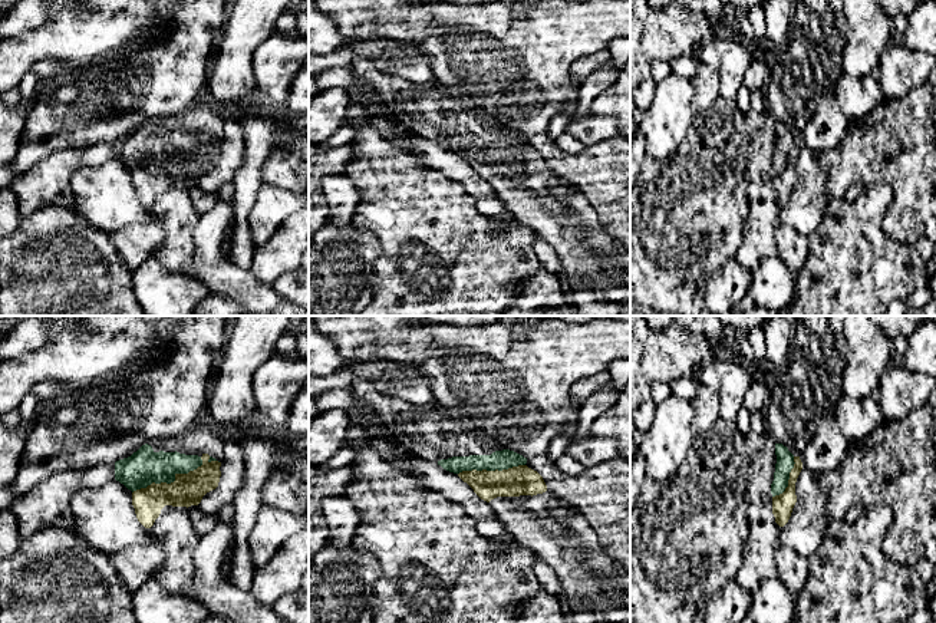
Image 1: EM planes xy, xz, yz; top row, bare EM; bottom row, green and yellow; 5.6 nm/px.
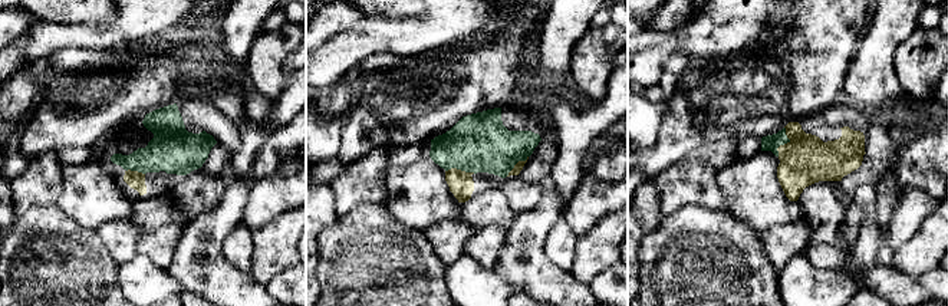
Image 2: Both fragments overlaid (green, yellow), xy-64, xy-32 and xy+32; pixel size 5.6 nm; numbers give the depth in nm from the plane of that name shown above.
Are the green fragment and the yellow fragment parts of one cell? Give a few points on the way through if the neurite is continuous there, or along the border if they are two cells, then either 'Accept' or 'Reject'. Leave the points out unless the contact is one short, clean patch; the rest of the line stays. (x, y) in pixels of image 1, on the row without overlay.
Accept

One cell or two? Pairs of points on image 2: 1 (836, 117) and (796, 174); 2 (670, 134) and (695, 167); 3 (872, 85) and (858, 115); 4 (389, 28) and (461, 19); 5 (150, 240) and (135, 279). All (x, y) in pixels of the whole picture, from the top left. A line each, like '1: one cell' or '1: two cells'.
1: one cell
2: two cells
3: two cells
4: one cell
5: two cells

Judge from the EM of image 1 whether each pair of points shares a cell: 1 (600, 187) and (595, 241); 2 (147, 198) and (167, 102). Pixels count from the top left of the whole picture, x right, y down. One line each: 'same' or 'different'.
1: different
2: different

